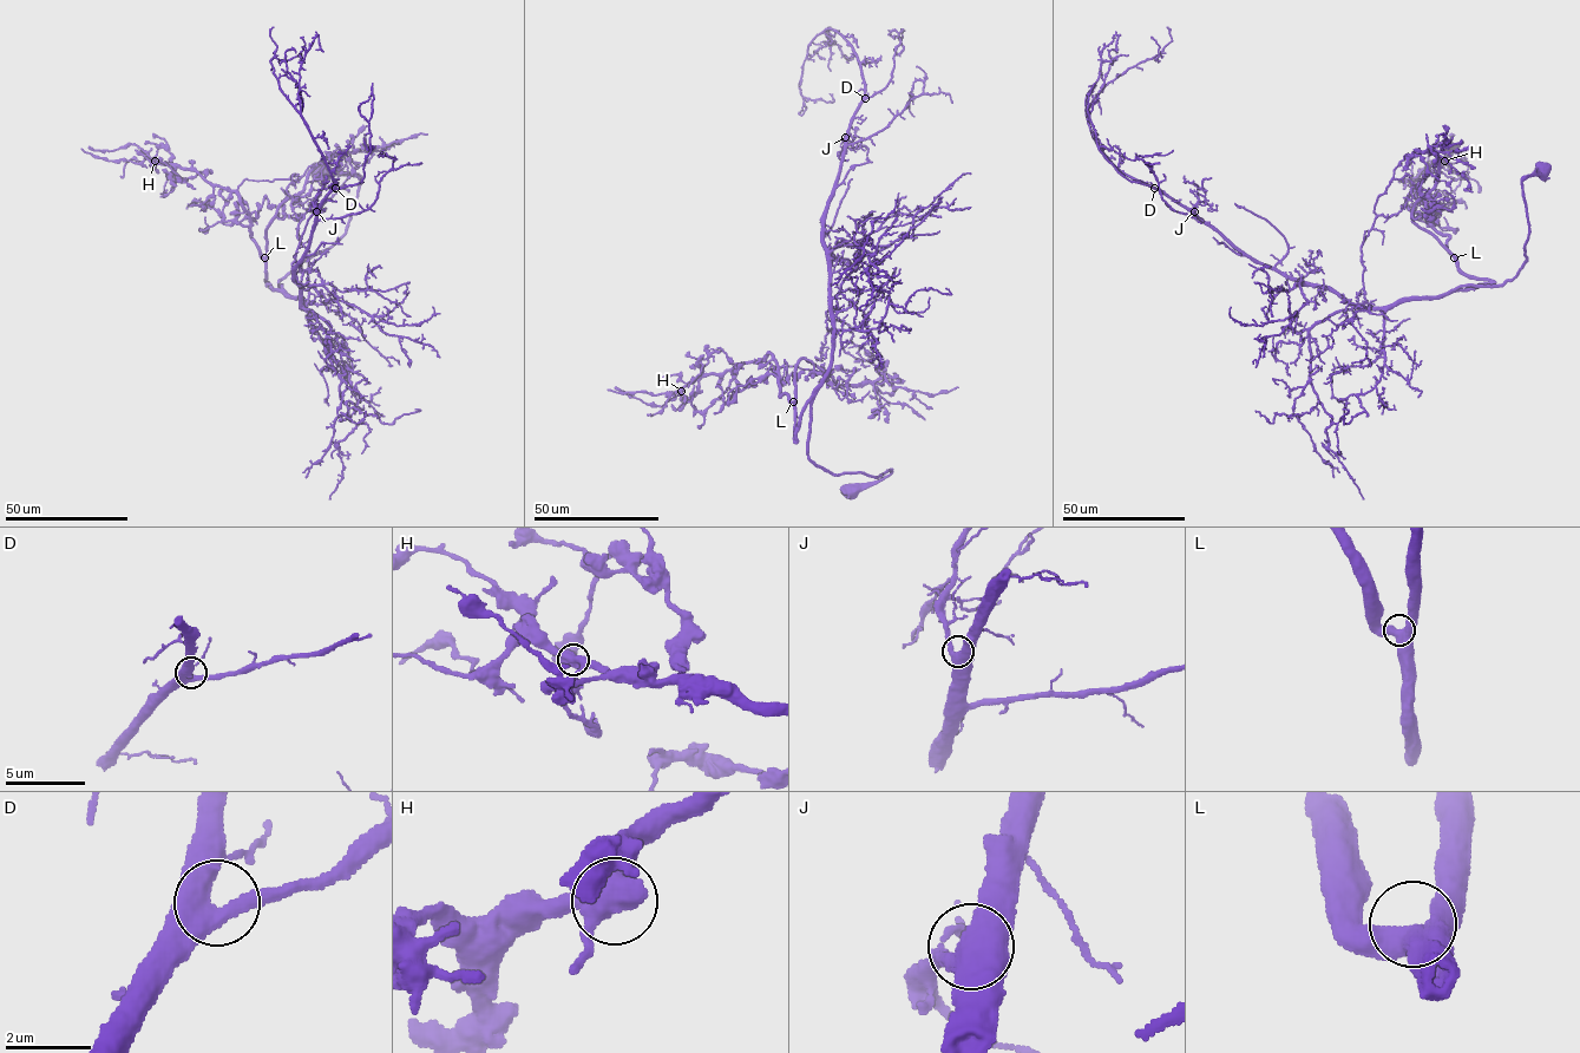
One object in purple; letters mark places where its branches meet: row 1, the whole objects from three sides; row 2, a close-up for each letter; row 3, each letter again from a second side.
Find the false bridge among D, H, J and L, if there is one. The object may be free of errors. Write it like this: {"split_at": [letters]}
{"split_at": []}

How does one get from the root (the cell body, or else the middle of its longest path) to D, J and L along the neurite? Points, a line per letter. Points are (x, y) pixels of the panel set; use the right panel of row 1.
D: (1541, 167), (1521, 182), (1526, 261), (1510, 280), (1382, 307), (1349, 305), (1254, 262), (1154, 188)
J: (1541, 167), (1521, 182), (1526, 261), (1510, 280), (1382, 307), (1349, 305), (1254, 262), (1194, 211)
L: (1541, 167), (1521, 182), (1528, 237), (1519, 272), (1502, 283), (1455, 289), (1494, 281), (1466, 274), (1454, 257)

